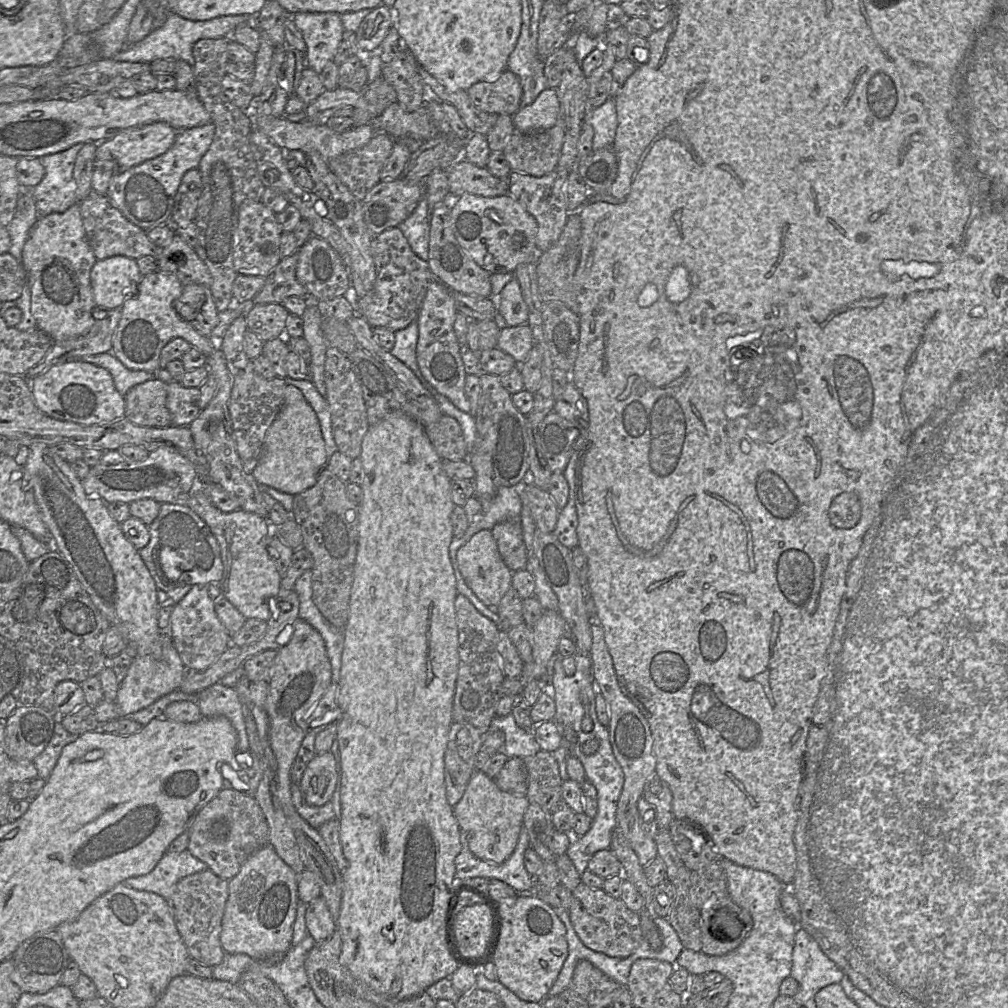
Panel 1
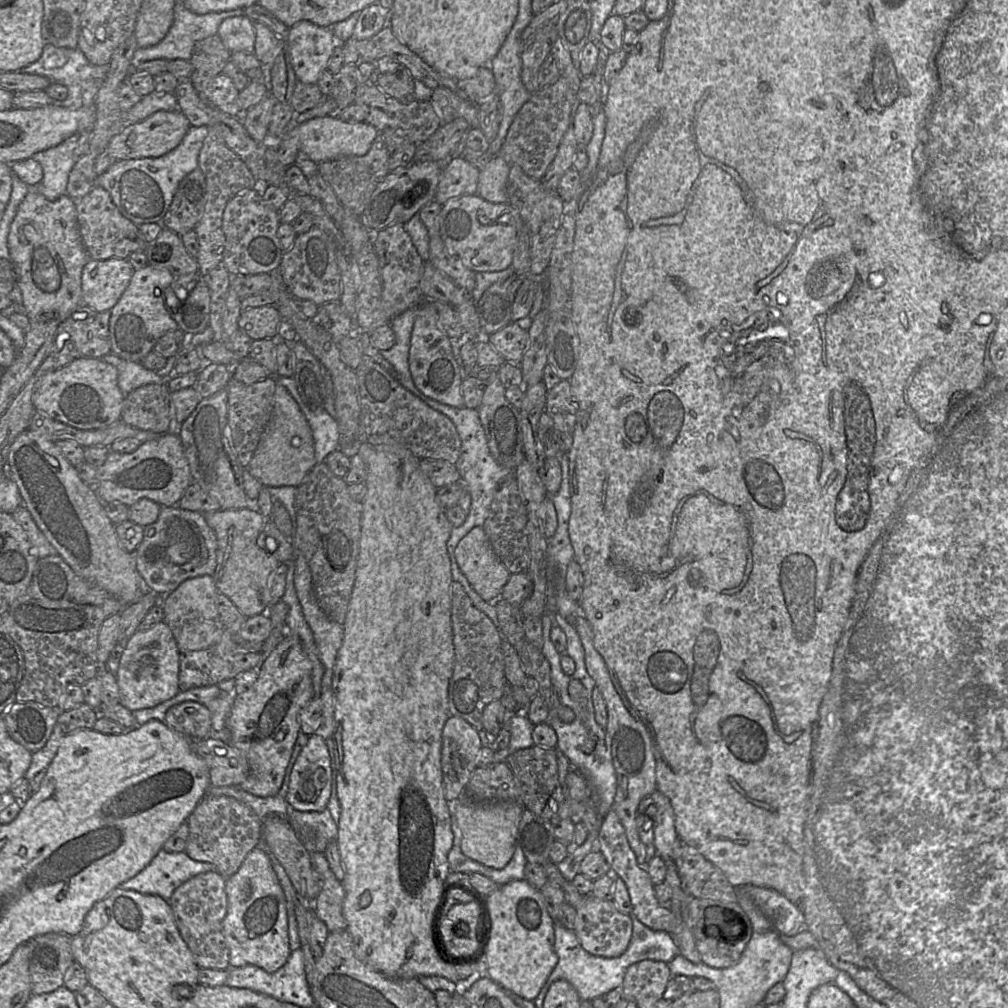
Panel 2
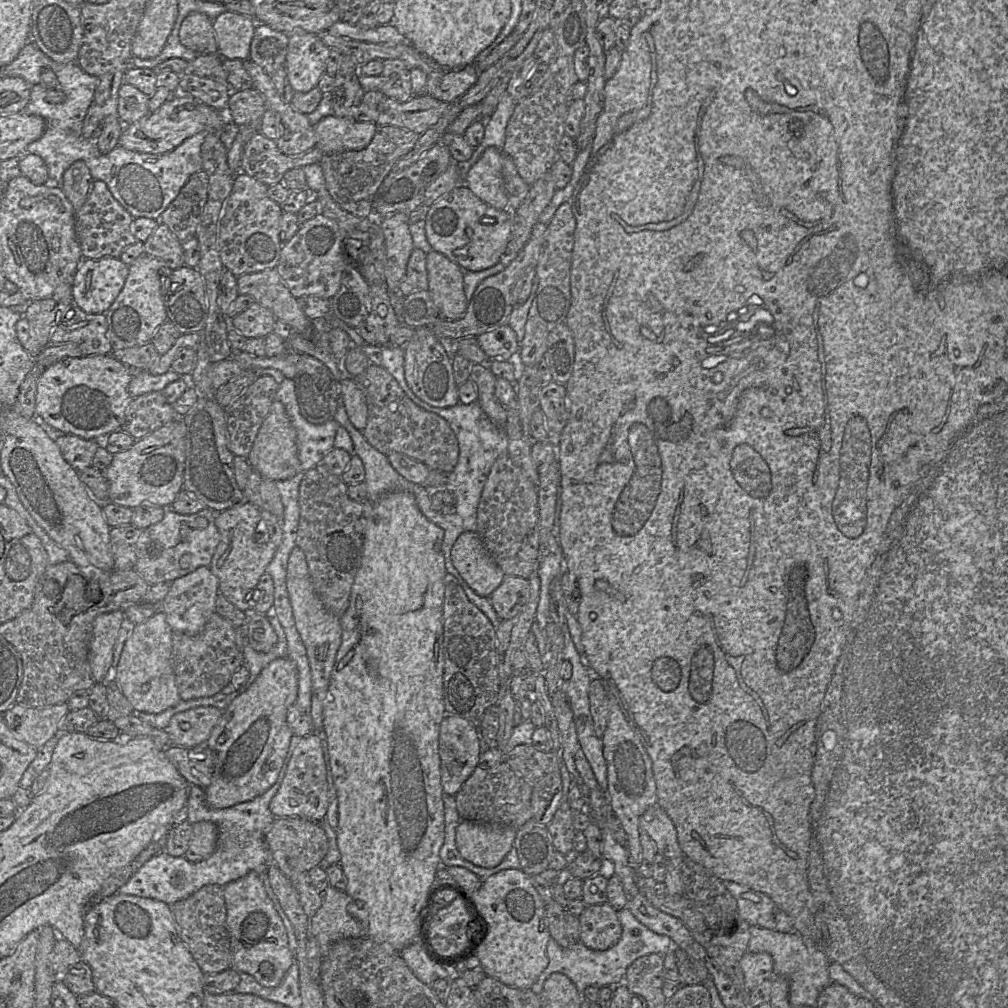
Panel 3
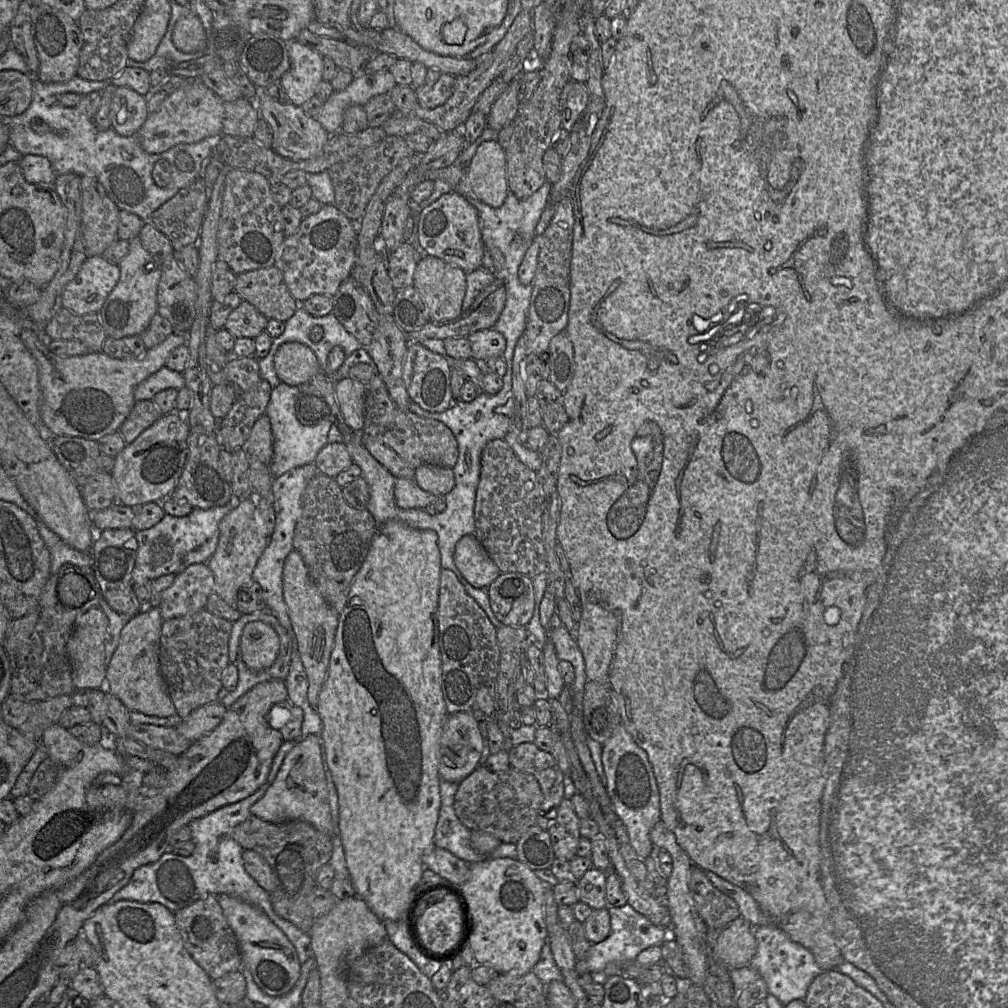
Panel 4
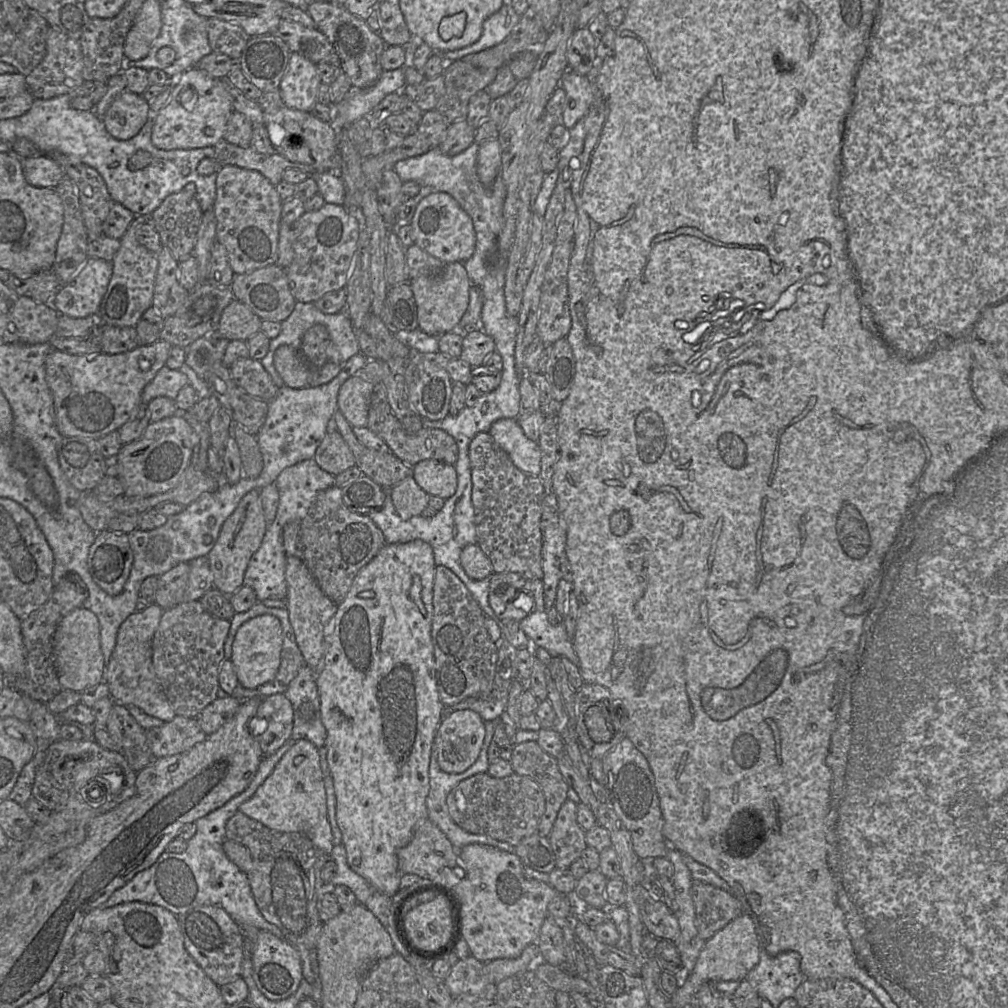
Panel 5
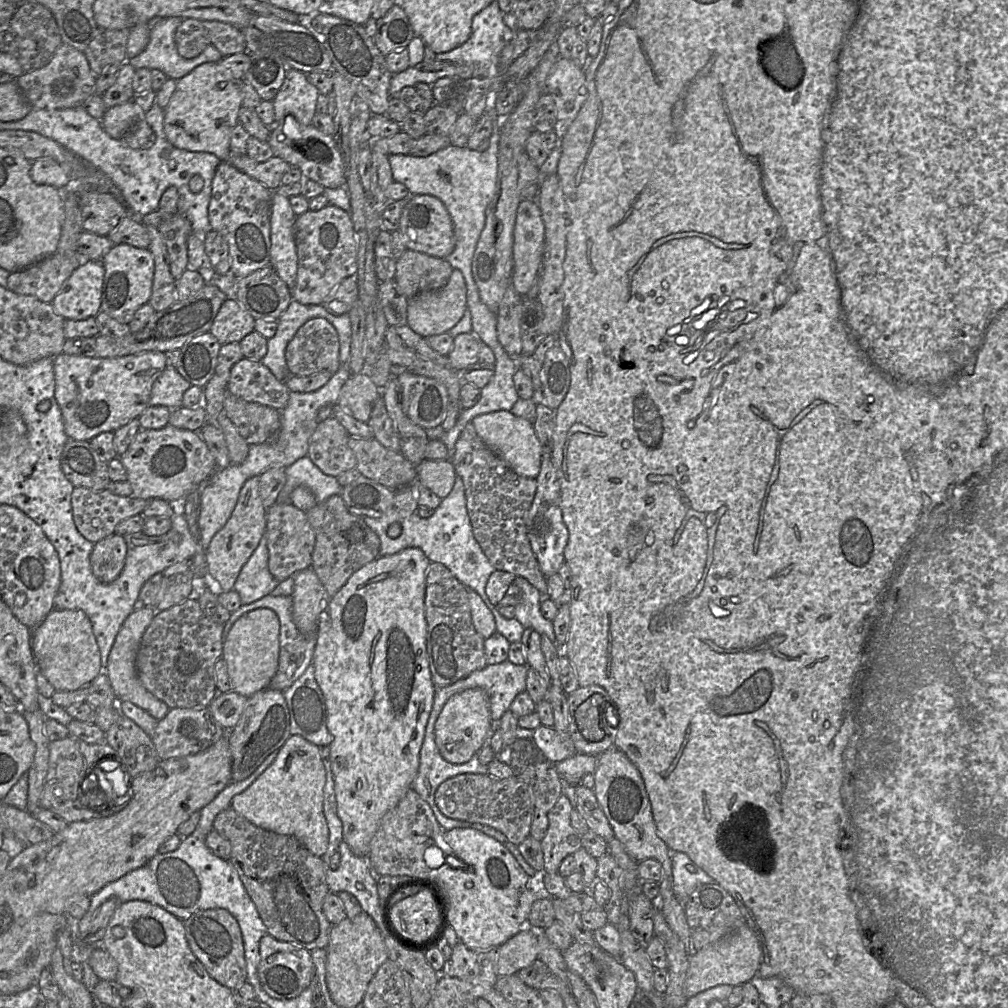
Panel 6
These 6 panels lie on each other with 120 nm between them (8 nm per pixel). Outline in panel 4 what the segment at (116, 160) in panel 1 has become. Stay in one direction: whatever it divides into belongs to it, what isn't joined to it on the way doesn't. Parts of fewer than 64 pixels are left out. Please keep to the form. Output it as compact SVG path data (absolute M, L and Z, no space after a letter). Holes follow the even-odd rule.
M199 78L188 79L188 83L167 96L156 111L149 114L140 128L138 142L147 153L159 154L179 144L197 143L223 135L225 102Z

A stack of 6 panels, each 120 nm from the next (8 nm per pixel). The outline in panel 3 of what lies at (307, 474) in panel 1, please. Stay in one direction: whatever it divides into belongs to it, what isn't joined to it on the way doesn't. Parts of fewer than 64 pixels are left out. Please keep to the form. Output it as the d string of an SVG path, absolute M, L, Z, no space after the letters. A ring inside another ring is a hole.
M273 400L269 413L259 428L246 459L252 469L256 470L263 478L274 481L289 479L300 472L297 433L280 401Z

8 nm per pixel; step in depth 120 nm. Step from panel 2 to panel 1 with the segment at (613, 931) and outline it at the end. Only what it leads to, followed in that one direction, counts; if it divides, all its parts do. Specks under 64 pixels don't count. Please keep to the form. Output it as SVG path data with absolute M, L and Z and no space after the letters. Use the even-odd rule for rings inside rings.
M582 882L571 892L568 915L577 936L584 945L610 957L629 957L643 940L638 912L631 911L620 899L611 897L603 889L589 888Z

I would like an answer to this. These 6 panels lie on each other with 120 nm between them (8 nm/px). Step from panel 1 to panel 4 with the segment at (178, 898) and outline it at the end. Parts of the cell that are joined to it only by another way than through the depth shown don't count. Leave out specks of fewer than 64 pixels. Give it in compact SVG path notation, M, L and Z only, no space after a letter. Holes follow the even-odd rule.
M210 894L199 899L176 911L174 918L184 947L212 980L241 970L243 964L238 941L223 914L218 896Z

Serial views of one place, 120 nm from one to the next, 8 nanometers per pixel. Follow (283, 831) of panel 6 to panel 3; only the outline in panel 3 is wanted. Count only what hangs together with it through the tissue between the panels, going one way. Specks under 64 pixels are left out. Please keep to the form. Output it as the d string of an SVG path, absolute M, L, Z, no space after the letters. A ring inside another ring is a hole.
M317 733L301 738L293 751L282 783L271 799L269 809L276 818L300 817L314 822L325 819L329 806L328 782L321 740Z

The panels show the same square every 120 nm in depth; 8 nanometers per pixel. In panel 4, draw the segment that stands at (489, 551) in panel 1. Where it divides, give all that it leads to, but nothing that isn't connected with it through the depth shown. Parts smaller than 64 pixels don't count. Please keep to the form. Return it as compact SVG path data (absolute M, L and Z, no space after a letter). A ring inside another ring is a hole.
M474 534L465 535L457 542L454 563L475 588L488 588L501 573Z

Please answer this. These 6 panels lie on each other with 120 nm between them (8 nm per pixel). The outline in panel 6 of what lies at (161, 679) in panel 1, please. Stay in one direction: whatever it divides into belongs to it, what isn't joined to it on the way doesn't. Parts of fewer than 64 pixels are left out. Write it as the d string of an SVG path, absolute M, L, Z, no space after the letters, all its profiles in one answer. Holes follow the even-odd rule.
M144 607L141 610L134 610L125 619L109 653L108 662L104 668L104 671L109 678L117 701L132 702L136 706L147 711L152 717L159 721L166 716L170 708L163 701L159 700L146 690L138 678L136 669L136 657L141 639L156 612L157 610L155 607Z

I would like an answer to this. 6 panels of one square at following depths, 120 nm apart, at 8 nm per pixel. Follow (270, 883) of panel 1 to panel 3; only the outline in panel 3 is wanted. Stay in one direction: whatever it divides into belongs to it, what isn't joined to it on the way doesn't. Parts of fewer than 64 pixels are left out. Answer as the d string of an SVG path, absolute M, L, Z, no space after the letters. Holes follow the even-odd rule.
M251 871L245 876L223 886L223 897L226 907L227 931L231 942L231 967L239 973L251 975L260 985L273 988L283 980L293 964L295 957L289 948L288 936L284 924L267 896L259 875Z

